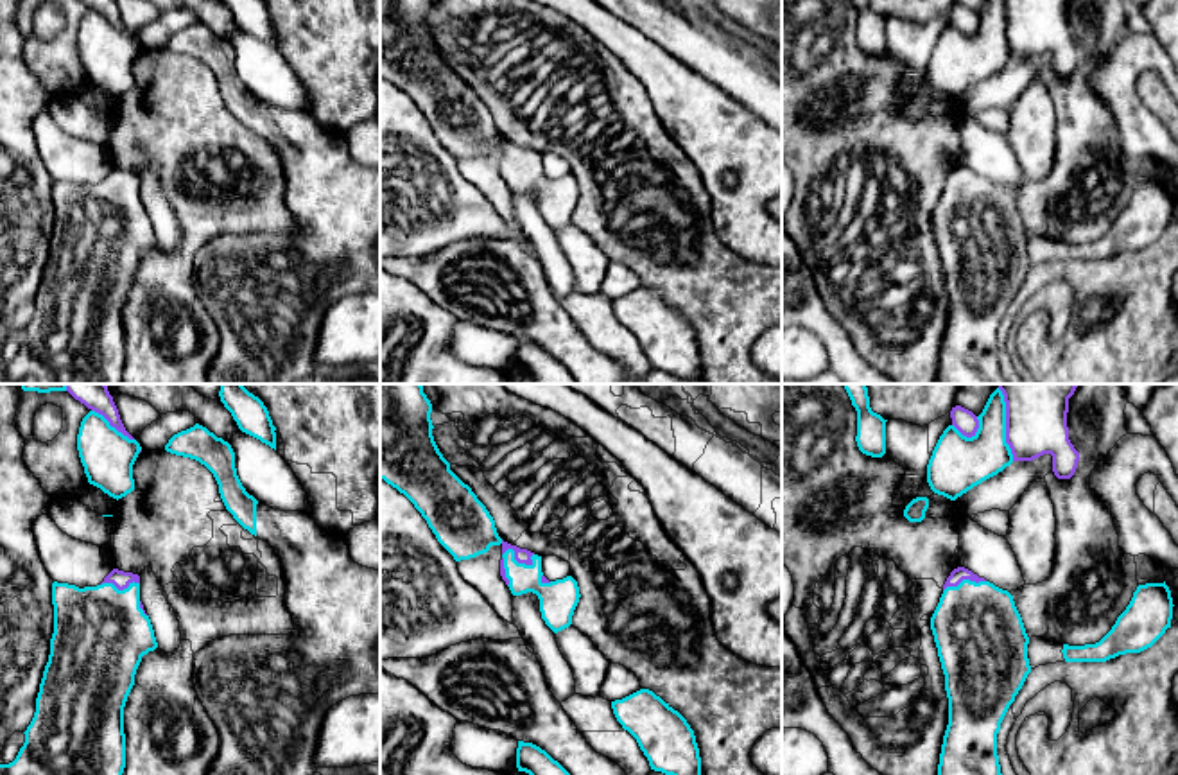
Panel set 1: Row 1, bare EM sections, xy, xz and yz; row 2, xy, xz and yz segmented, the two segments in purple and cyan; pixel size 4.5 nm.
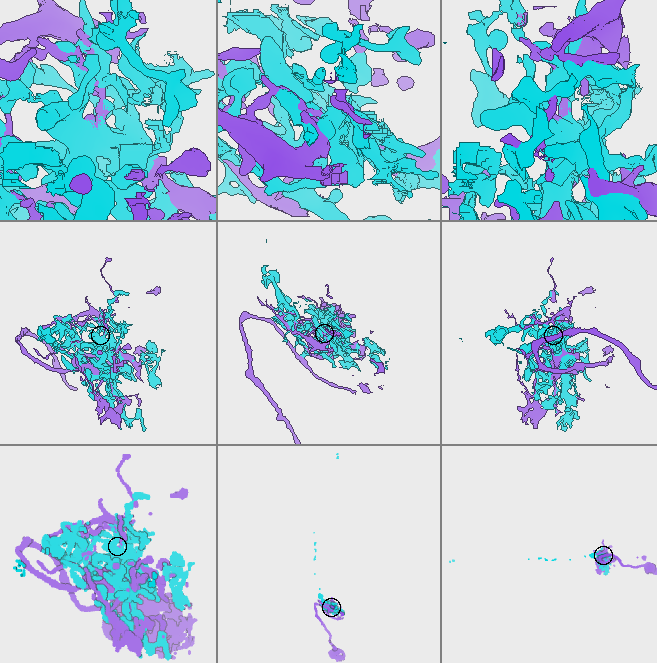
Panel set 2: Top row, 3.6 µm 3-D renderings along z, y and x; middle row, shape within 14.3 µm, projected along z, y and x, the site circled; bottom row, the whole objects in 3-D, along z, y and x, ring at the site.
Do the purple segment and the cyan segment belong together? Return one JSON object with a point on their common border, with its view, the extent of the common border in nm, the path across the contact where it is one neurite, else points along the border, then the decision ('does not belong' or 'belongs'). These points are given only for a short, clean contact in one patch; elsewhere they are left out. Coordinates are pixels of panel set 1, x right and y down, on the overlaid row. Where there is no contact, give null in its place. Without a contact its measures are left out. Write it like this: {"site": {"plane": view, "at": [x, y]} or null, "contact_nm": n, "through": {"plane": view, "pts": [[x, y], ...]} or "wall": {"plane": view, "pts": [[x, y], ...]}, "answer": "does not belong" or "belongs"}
{"site": {"plane": "xz", "at": [508, 548]}, "contact_nm": 190, "answer": "does not belong"}

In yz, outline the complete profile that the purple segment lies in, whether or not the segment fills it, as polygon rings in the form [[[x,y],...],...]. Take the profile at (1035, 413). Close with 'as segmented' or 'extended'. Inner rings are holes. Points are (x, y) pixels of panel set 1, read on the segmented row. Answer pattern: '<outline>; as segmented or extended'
[[[999,384],[1006,402],[1006,443],[1013,461],[1052,456],[1058,479],[1070,479],[1079,452],[1069,440],[1069,398],[1079,384]]]; as segmented

